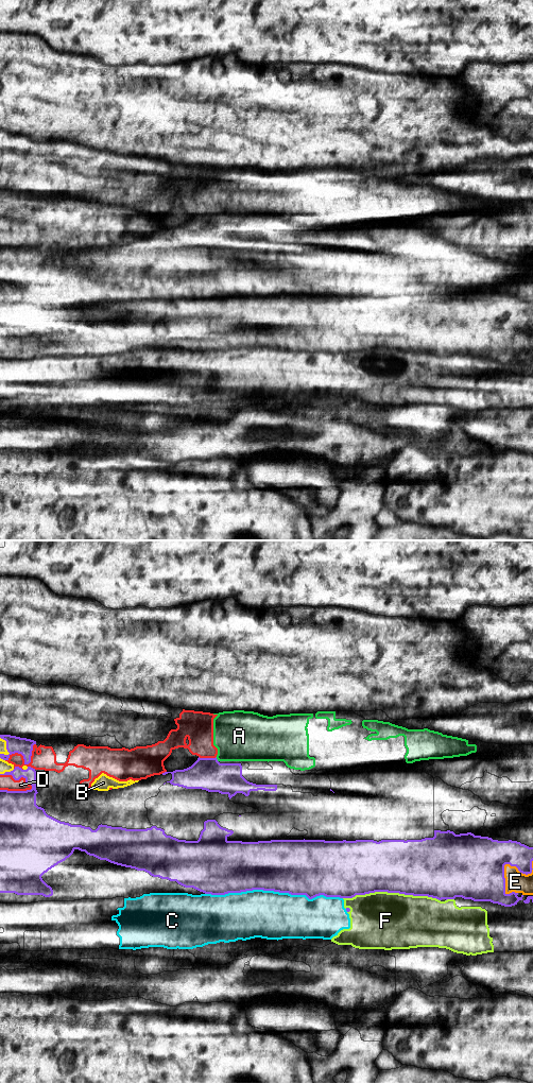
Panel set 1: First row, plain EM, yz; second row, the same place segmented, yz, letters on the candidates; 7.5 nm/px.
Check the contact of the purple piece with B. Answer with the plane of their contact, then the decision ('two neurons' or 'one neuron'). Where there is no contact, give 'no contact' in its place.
contact in yz; two neurons

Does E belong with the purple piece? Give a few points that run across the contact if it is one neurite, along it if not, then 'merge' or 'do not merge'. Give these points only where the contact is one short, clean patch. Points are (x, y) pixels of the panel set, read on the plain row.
merge

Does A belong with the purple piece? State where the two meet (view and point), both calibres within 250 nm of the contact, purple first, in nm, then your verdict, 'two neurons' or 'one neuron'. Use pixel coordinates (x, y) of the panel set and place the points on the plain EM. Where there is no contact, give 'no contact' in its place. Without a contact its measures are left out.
contact yz (217, 216); calibres 240 and 380 nm; two neurons

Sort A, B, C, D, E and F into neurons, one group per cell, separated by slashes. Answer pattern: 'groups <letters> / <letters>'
groups A D / B / C F / E

